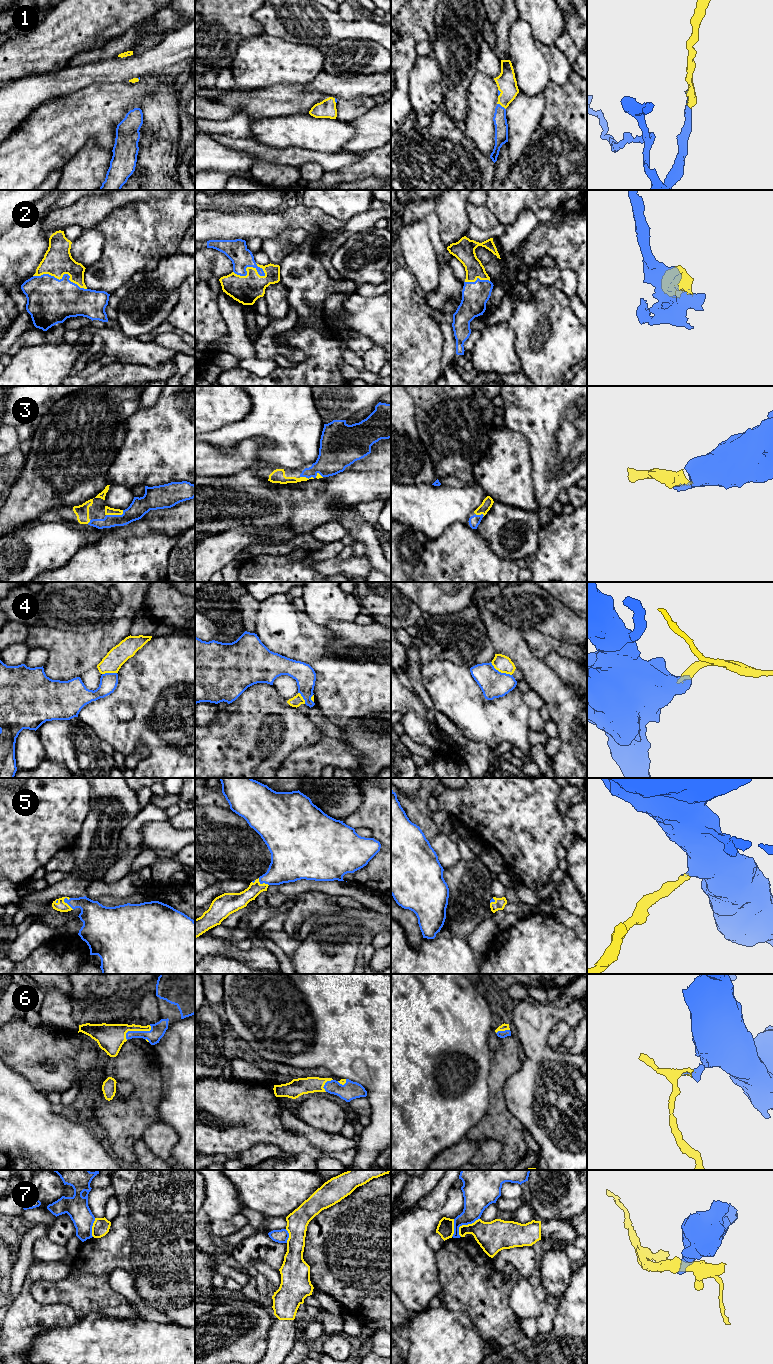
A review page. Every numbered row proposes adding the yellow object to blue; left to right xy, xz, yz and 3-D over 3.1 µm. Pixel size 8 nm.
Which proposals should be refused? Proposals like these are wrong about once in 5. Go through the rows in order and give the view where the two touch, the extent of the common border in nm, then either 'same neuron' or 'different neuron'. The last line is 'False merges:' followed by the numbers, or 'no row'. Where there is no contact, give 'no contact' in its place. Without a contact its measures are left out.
1: contact in yz; length 90 nm; same neuron
2: contact in xy; length 440 nm; same neuron
3: contact in xy; length 150 nm; same neuron
4: contact in yz; length 200 nm; different neuron
5: contact in xy; length 120 nm; same neuron
6: contact in xy; length 240 nm; same neuron
7: contact in yz; length 220 nm; different neuron
False merges: 4, 7

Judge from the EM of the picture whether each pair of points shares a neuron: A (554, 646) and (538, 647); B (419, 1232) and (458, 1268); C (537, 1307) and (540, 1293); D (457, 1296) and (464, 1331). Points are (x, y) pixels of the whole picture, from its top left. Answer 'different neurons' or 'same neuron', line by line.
A: same neuron
B: different neurons
C: different neurons
D: different neurons

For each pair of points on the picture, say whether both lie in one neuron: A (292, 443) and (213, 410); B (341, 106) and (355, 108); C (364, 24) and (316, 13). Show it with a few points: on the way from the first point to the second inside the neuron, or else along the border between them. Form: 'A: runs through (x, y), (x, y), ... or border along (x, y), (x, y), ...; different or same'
A: border along (252, 401), (251, 411), (243, 418), (216, 429); different
B: runs through (344, 107), (352, 108); same
C: runs through (352, 27), (330, 27), (328, 25); same

